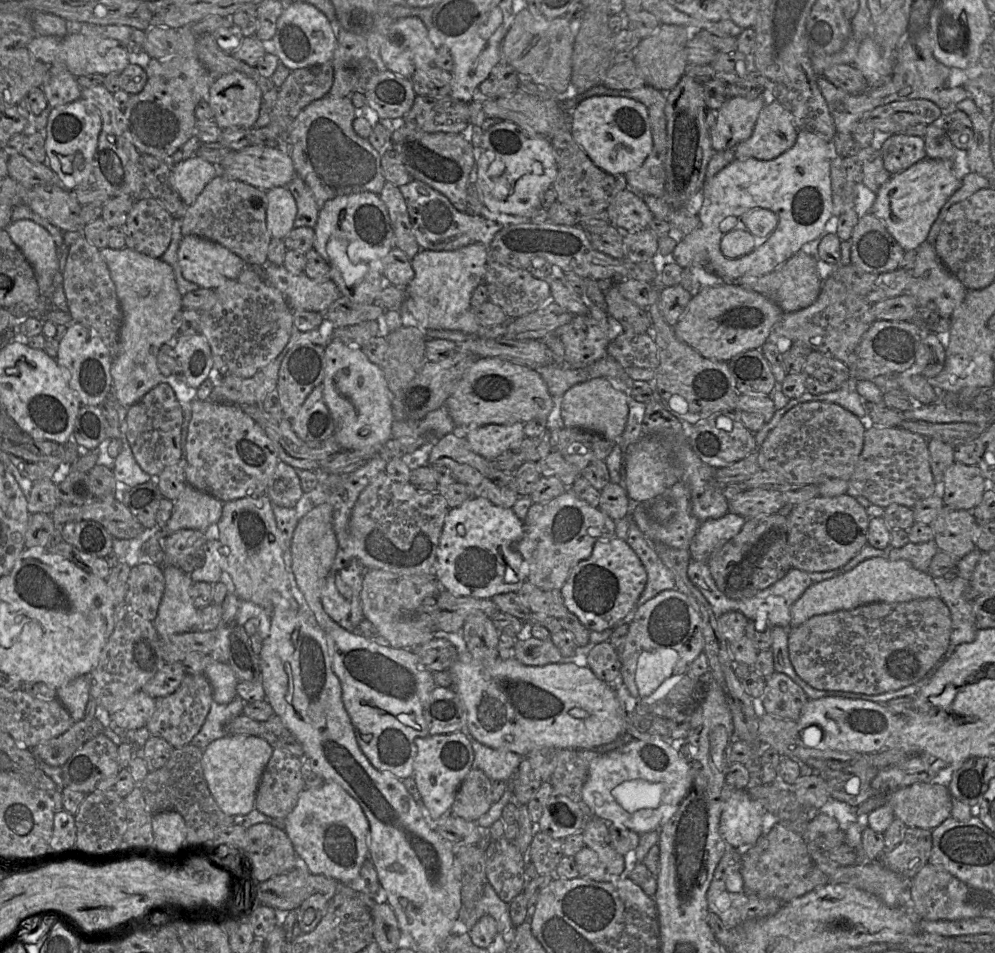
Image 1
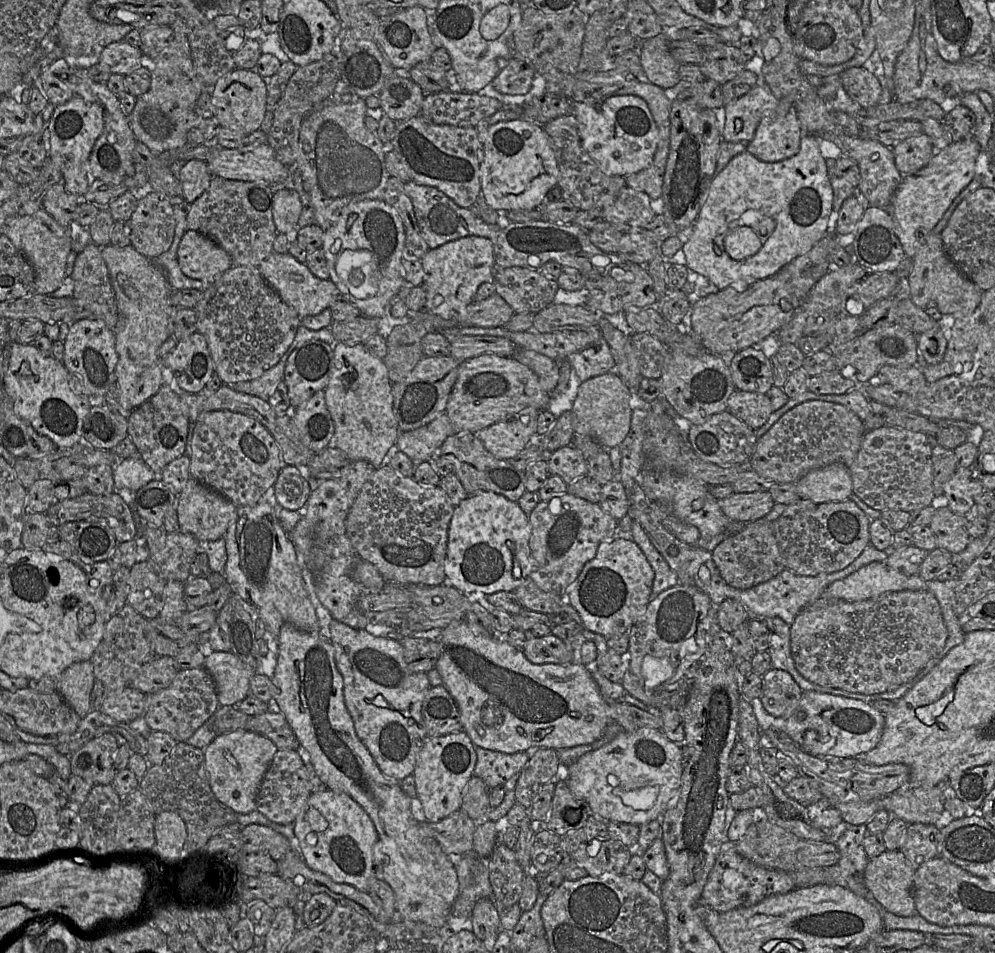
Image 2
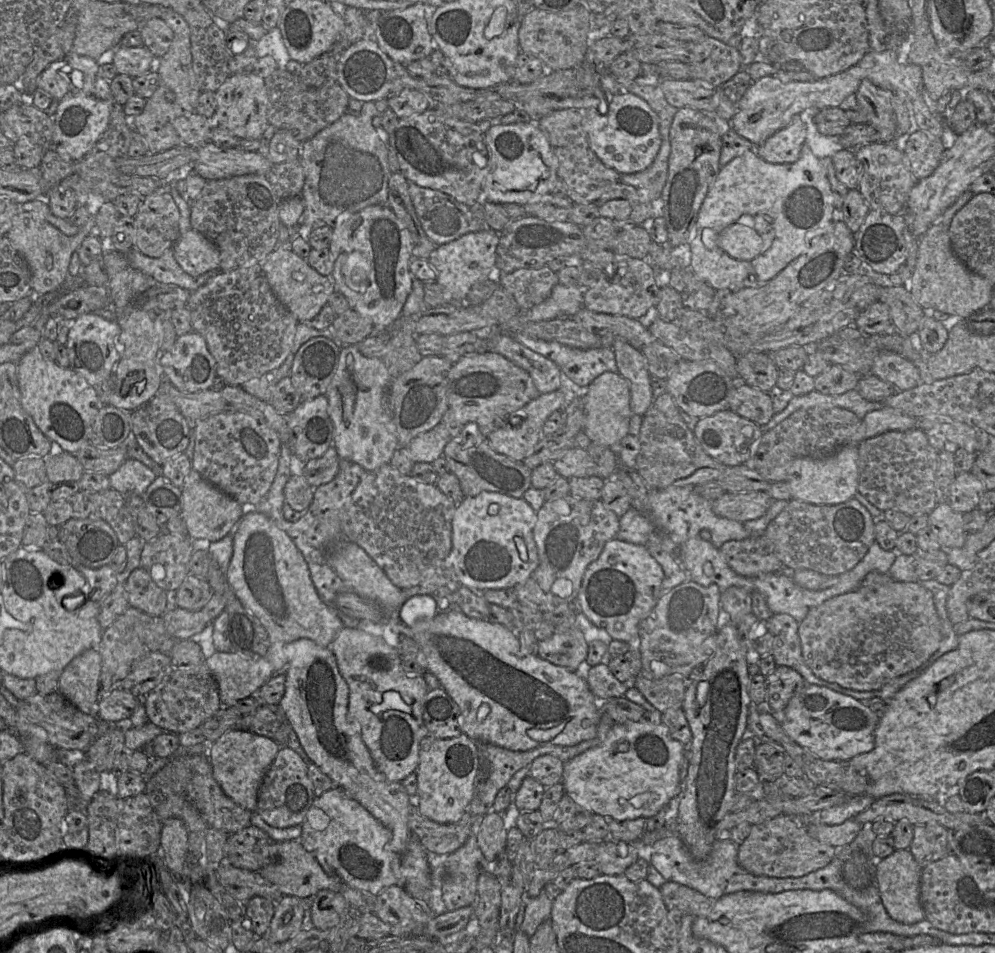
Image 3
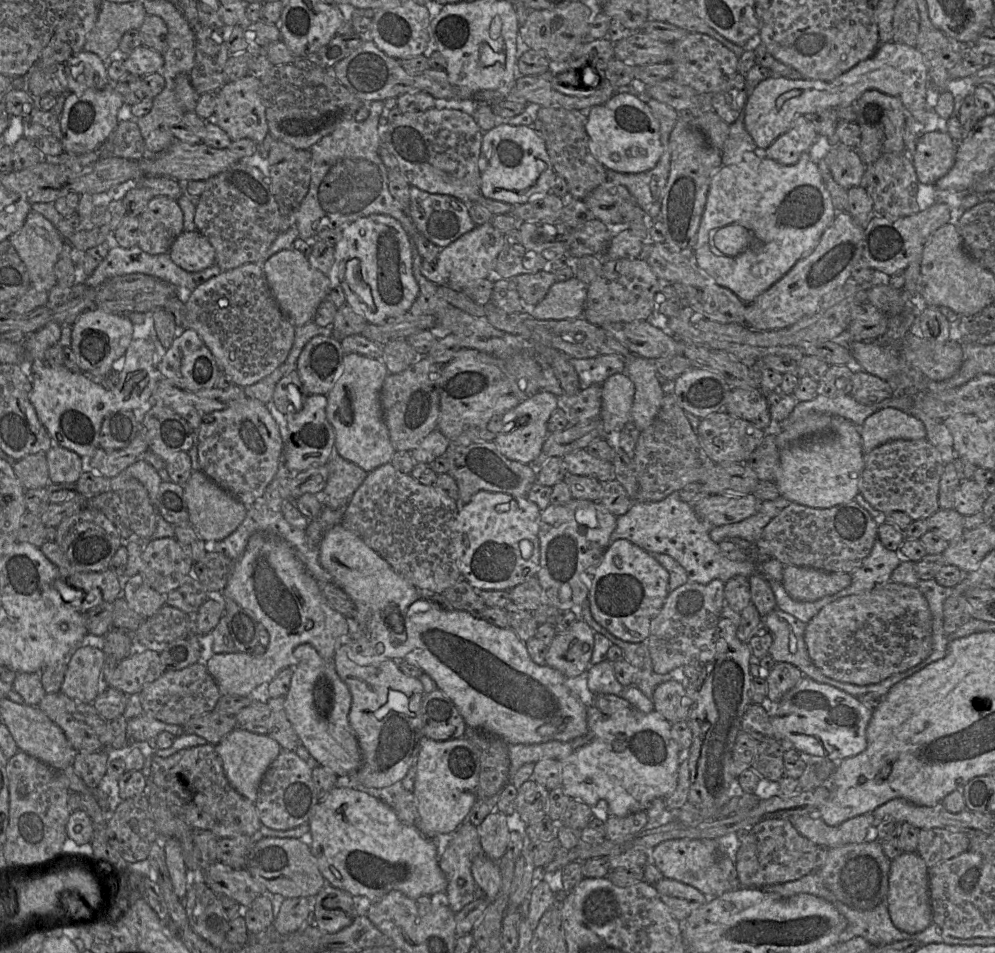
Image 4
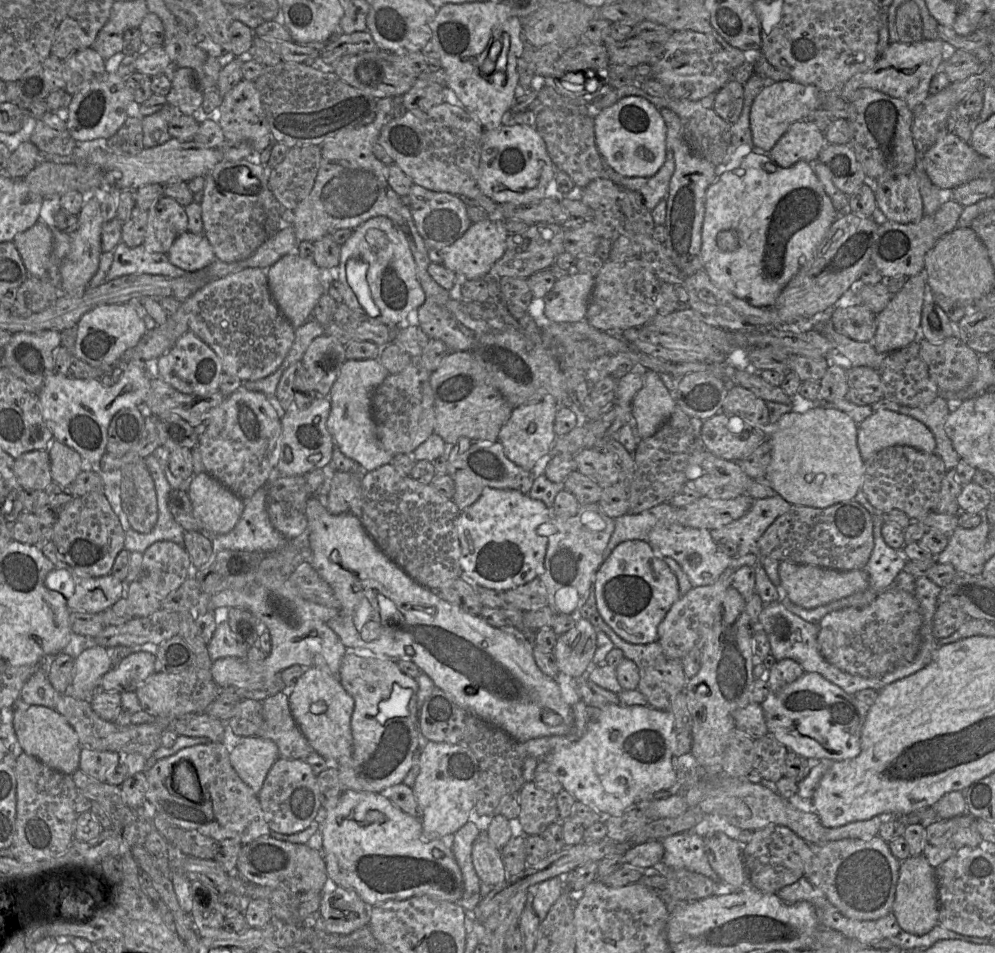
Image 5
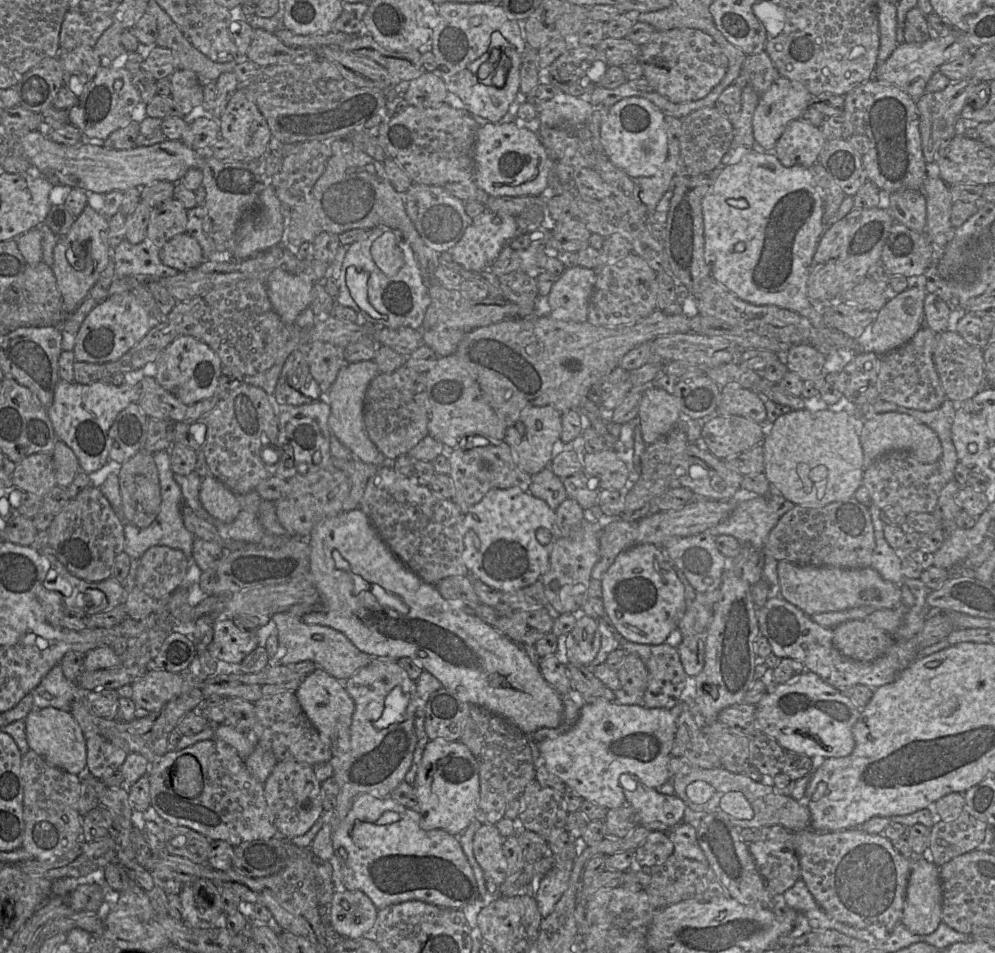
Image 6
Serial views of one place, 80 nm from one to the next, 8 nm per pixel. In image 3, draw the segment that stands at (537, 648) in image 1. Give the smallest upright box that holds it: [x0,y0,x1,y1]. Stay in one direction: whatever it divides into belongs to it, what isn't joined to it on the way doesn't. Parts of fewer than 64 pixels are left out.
[538,628,588,672]

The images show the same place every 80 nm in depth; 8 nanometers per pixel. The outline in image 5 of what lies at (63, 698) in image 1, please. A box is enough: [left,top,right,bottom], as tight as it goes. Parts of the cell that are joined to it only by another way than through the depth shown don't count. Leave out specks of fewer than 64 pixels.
[64,645,112,700]

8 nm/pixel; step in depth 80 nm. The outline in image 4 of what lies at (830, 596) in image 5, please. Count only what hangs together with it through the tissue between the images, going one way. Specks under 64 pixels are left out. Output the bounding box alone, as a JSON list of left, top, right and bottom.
[782,565,851,602]

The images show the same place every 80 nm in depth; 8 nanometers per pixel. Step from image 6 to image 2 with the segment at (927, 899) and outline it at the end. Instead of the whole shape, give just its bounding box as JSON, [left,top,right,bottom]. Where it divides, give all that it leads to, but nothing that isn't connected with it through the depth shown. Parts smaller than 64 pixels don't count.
[863,850,916,917]

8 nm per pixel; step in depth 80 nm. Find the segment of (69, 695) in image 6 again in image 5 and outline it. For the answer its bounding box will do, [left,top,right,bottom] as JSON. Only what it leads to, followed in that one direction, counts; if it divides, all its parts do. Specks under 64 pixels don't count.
[20,672,61,709]

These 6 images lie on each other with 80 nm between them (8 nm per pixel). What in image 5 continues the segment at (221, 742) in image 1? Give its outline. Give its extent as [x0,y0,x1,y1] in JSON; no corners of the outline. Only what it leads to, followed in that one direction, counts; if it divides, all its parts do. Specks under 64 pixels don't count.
[228,736,280,795]

